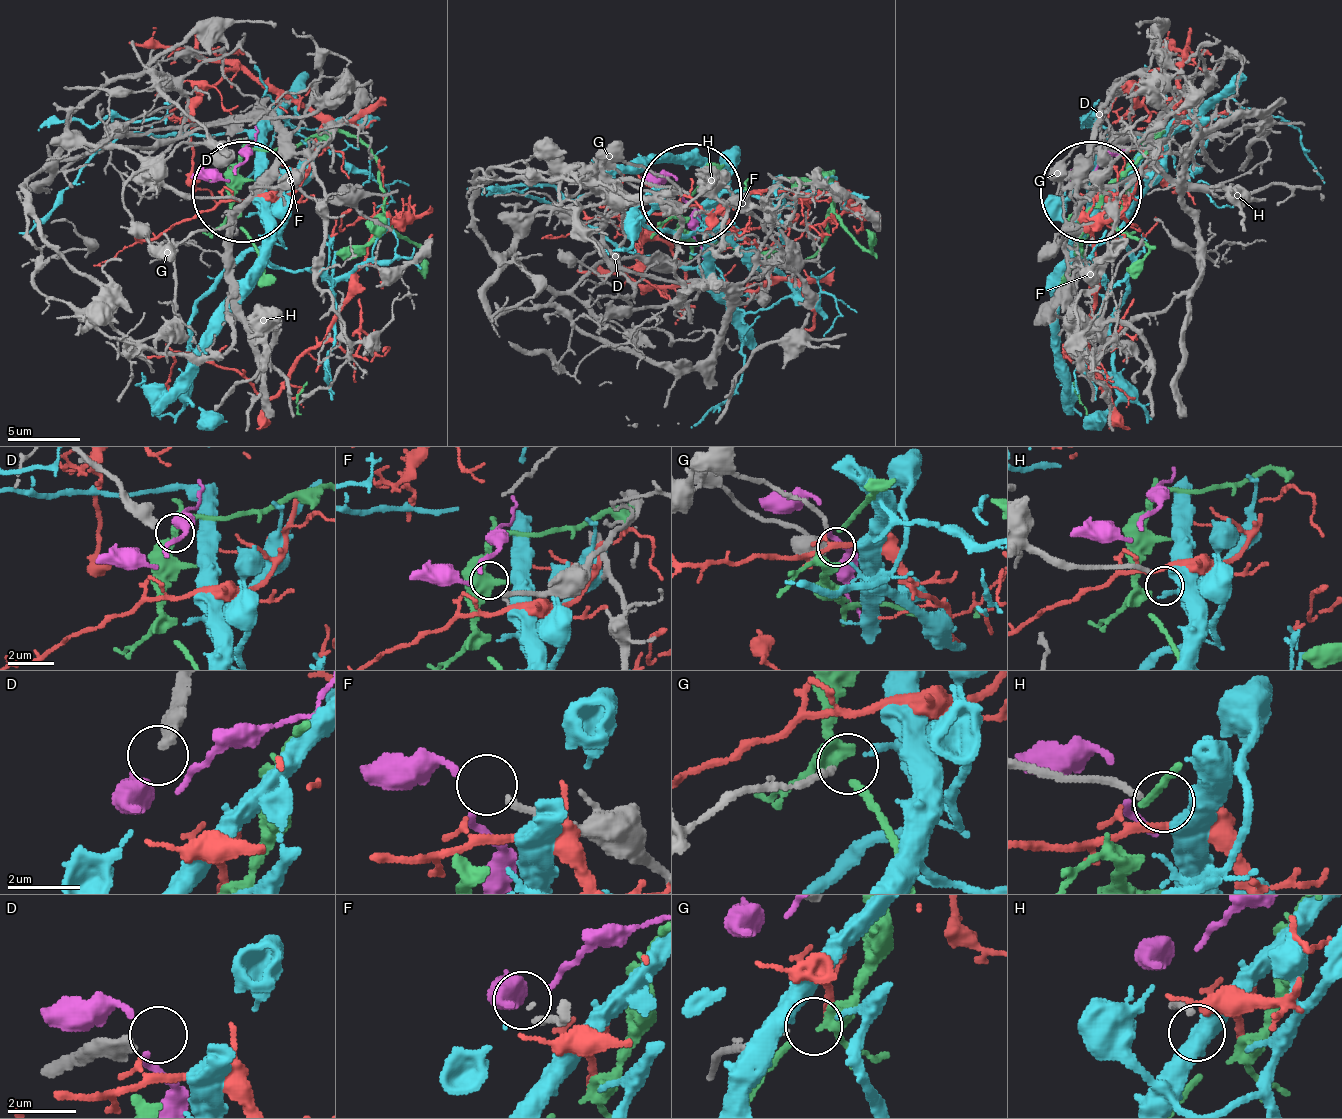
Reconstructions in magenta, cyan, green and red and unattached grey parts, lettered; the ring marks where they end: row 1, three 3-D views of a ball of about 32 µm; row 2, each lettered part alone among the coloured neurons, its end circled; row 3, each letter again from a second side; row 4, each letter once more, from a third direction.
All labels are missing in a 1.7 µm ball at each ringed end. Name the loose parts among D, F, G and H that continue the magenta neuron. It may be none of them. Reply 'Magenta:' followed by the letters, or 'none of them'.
Magenta: F

